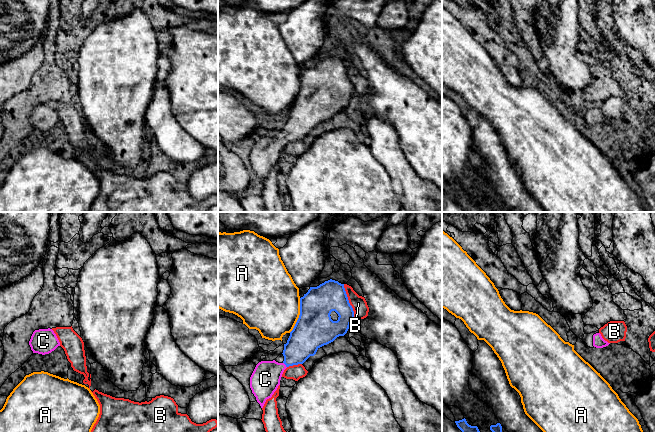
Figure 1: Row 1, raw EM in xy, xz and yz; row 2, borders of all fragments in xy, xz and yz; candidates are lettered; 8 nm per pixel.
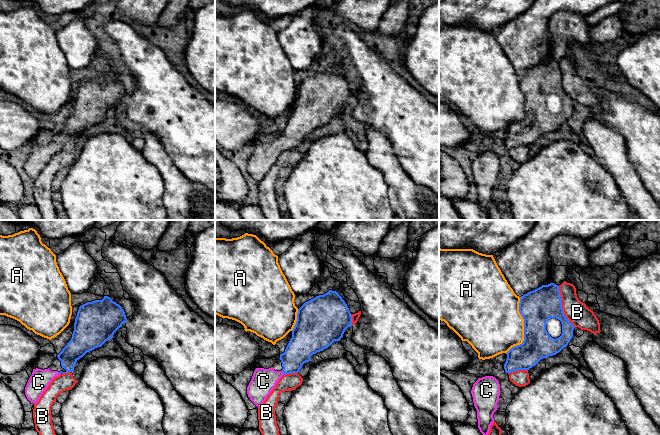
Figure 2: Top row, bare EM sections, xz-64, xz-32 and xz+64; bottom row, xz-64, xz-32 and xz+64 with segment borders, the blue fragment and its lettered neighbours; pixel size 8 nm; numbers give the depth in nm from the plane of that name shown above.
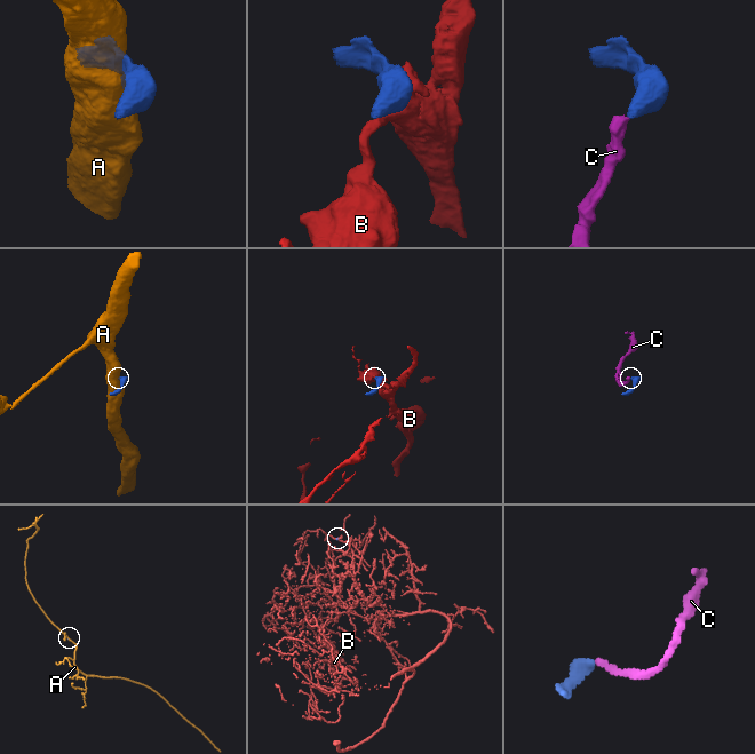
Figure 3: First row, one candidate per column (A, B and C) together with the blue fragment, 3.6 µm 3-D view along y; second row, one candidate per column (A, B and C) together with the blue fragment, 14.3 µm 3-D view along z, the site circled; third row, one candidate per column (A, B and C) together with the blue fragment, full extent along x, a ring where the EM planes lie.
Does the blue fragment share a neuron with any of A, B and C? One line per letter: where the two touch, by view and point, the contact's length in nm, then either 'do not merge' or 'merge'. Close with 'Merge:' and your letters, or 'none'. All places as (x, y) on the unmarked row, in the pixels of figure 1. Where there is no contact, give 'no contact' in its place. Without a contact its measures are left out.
A: contact xz (299, 91); length 300 nm; do not merge
B: contact xz (348, 77); length 280 nm; do not merge
C: contact xz (285, 140); length 50 nm; merge
Merge: C

